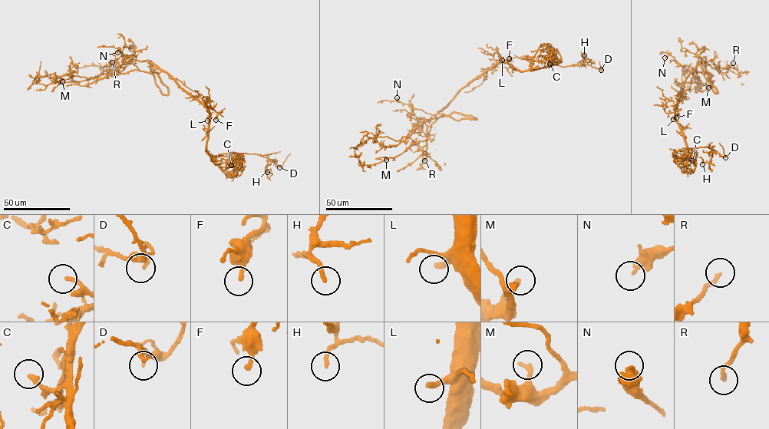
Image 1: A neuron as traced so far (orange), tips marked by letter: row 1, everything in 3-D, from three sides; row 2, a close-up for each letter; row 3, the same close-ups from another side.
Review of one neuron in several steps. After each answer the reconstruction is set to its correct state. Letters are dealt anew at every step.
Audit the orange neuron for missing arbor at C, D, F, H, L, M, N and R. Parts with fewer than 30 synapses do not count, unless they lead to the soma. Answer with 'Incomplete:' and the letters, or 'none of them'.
Incomplete: C, L, R

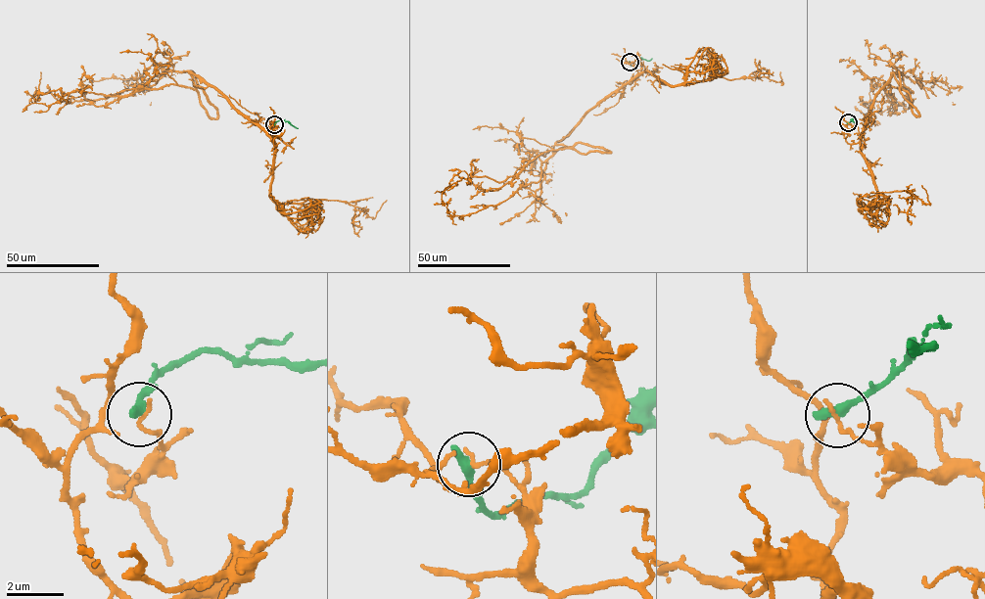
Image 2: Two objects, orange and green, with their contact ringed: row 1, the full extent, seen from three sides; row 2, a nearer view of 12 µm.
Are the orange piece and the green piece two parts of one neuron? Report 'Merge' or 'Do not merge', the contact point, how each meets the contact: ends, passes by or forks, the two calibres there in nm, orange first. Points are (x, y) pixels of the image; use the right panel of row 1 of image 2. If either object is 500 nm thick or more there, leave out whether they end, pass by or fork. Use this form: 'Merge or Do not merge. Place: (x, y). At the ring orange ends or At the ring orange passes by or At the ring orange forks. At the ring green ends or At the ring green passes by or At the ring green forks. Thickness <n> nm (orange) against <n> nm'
Do not merge. Place: (848, 122). At the ring orange passes by. At the ring green ends. Thickness 110 nm (orange) against 420 nm

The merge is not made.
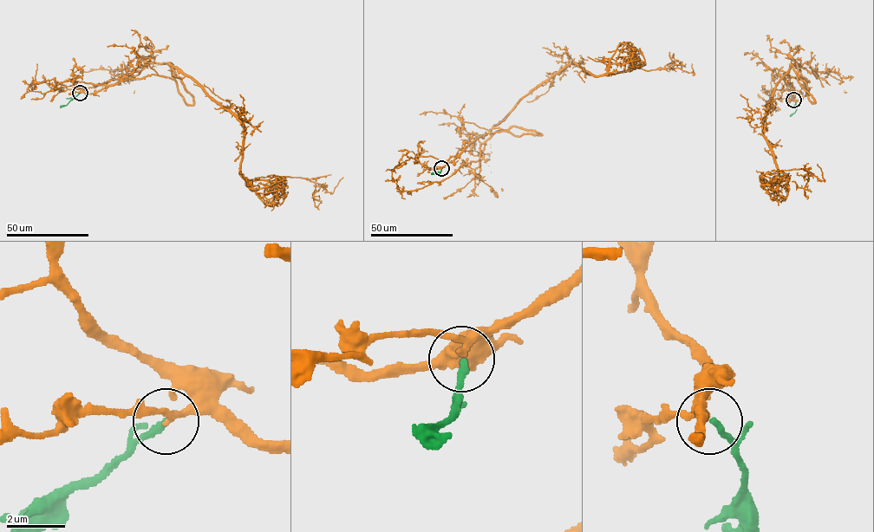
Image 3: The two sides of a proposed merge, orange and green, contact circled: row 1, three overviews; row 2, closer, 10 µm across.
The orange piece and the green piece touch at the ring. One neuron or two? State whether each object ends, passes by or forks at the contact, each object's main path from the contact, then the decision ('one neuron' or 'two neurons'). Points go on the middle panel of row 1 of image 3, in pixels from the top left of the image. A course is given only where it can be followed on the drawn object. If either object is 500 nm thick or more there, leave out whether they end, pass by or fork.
orange passes by | green ends | orange via (441, 168), (478, 138), (506, 132), (493, 126), (570, 64), (596, 75), (629, 62), (694, 74), (692, 63) | green via (441, 168), (439, 175), (431, 172) | one neuron

